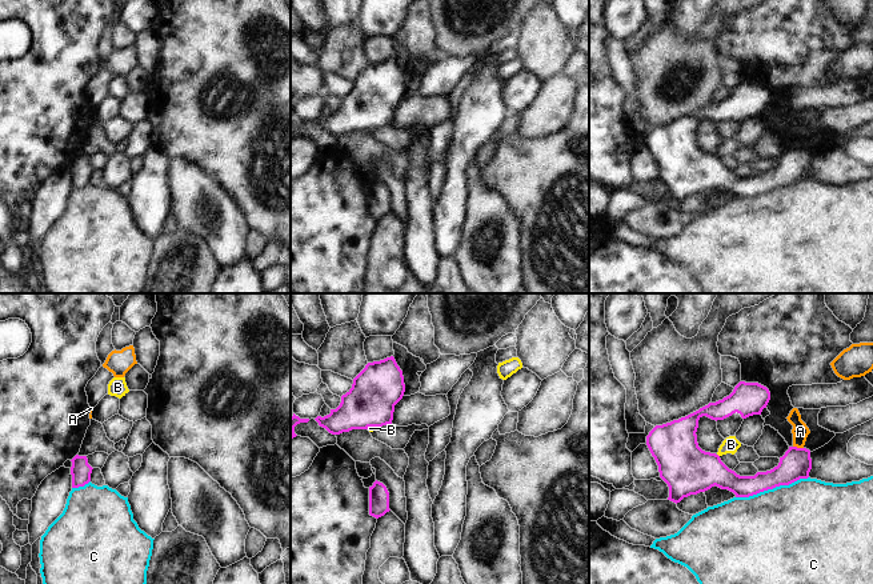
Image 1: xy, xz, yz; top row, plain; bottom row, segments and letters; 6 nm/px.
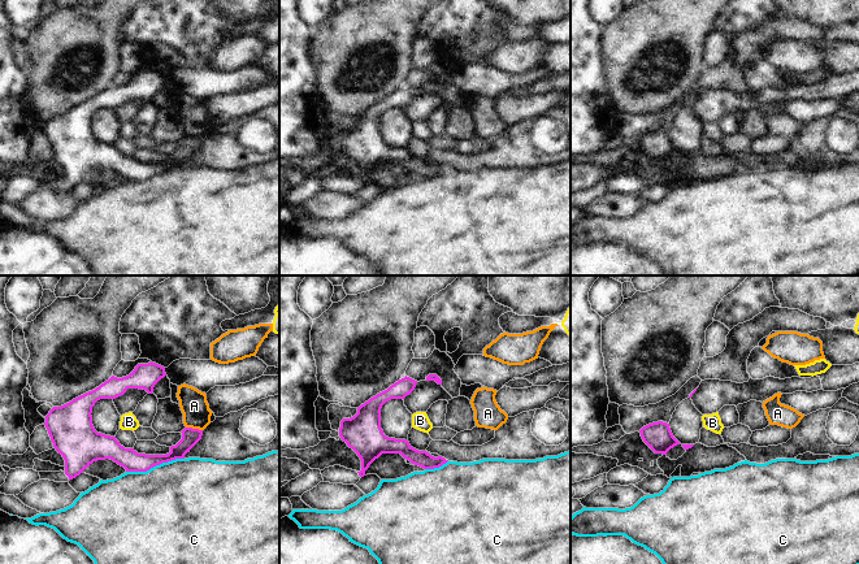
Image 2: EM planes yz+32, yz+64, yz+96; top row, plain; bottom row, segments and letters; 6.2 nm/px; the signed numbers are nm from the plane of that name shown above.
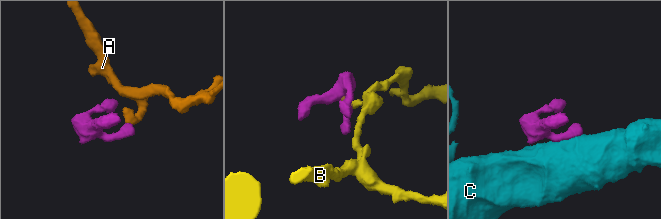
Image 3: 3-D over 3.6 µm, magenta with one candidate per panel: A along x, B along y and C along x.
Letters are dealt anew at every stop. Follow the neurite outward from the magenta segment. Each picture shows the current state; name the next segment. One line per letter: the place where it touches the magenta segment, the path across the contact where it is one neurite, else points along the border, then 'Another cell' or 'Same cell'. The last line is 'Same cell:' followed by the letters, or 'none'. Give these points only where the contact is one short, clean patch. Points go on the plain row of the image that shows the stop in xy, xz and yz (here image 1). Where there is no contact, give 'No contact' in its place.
A: Touches magenta at yz (799, 150). Boundary: yz (793, 147), (803, 150). Another cell
B: Touches magenta at xz (371, 127). Boundary: xz (376, 127), (367, 130). Another cell
C: Touches magenta at yz (772, 190). Another cell
Same cell: none.

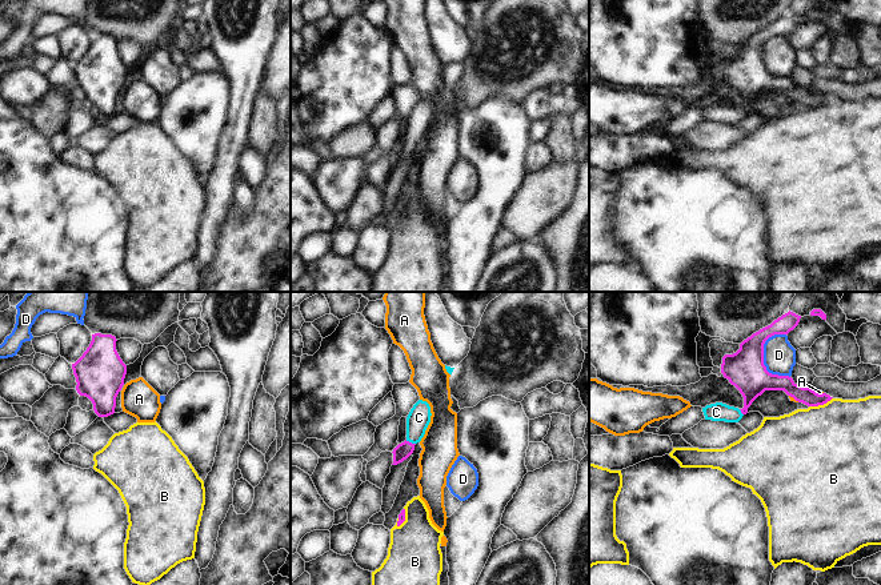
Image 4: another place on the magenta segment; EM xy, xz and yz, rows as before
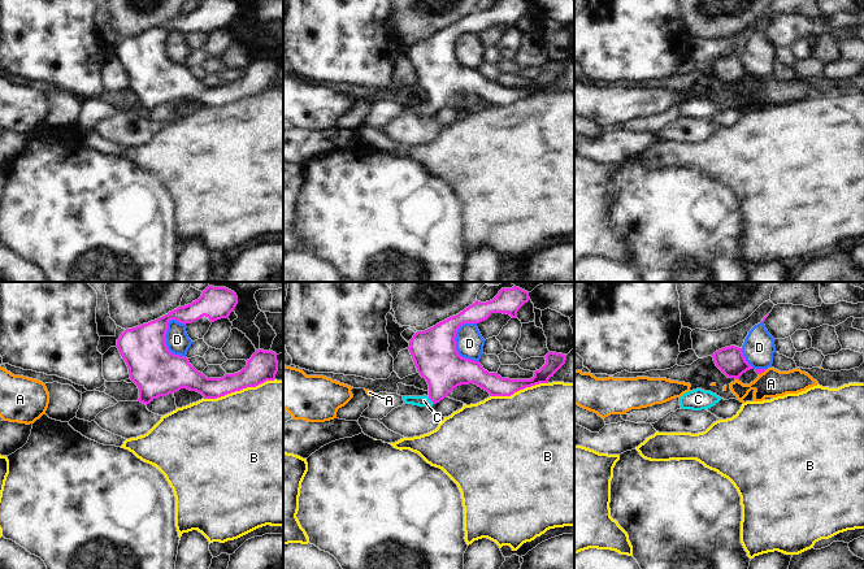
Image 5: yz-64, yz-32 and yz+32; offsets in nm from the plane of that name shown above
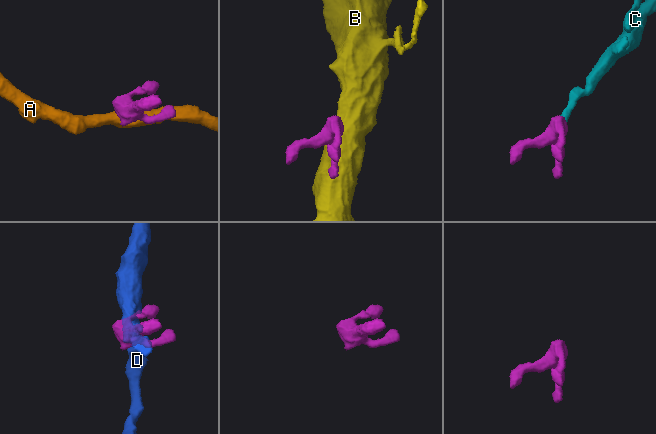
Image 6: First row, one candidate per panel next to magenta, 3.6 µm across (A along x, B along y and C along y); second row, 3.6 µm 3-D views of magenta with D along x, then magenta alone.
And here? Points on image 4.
A: Touches magenta at yz (815, 93). Boundary: yz (809, 88), (823, 95). Another cell
B: Touches magenta at yz (820, 105). Another cell
C: Touches magenta at xz (411, 144). Path across: xz (403, 152), (411, 144), (419, 119). Same cell
D: Touches magenta at yz (763, 64). Another cell
Same cell: C.

